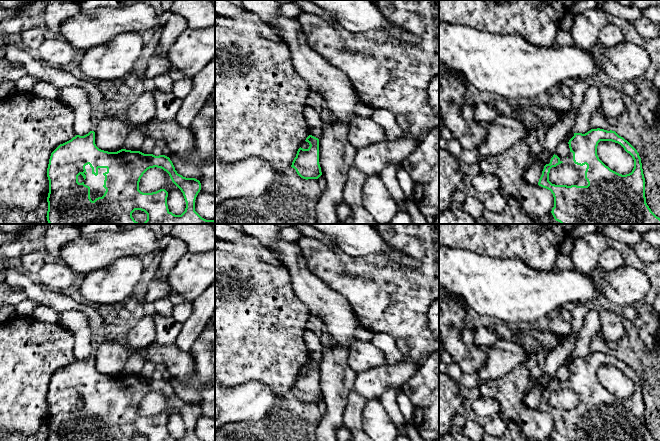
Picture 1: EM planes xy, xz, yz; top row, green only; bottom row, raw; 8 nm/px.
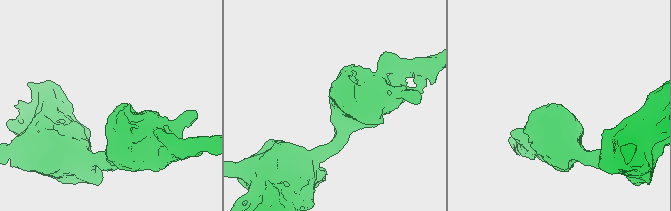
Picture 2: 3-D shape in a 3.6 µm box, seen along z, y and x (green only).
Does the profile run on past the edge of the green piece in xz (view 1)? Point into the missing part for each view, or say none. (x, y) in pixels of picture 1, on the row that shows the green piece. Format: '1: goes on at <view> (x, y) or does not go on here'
1: does not go on here

